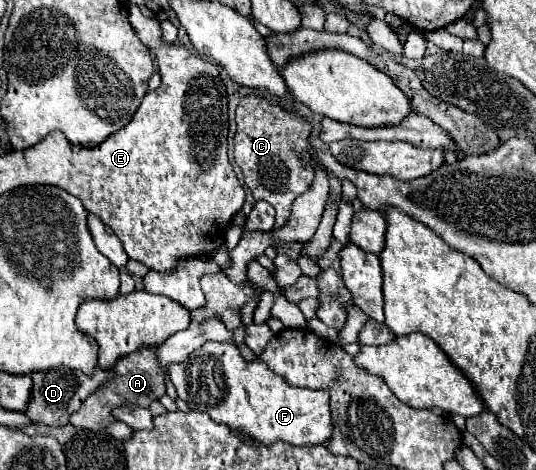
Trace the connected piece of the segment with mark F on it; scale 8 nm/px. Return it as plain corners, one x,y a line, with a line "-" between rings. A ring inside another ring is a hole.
231,342
203,344
189,360
173,364
169,374
177,388
177,396
185,400
191,410
207,412
215,422
231,430
241,430
265,446
277,440
295,446
323,444
333,436
327,392
285,384
281,376
271,372
259,358
245,362
239,348

